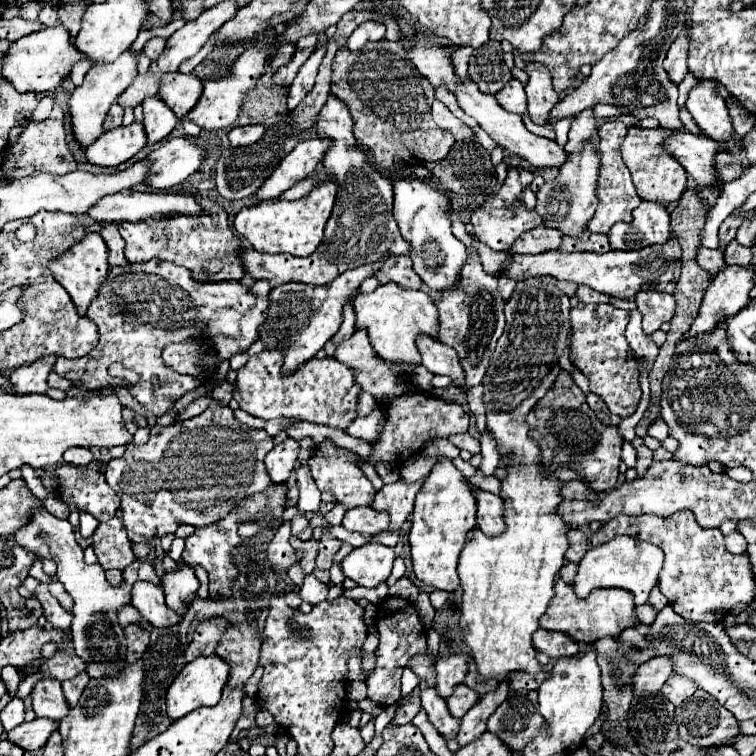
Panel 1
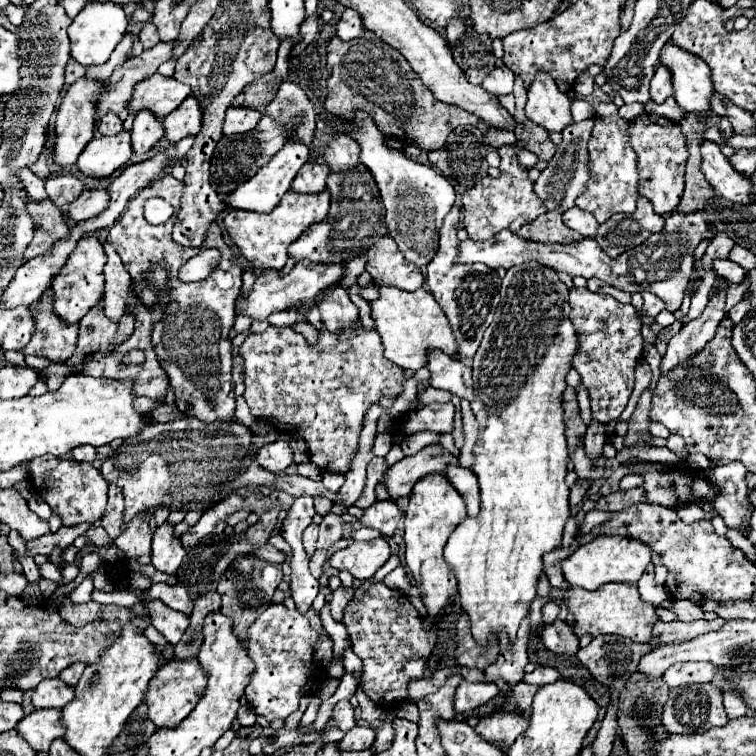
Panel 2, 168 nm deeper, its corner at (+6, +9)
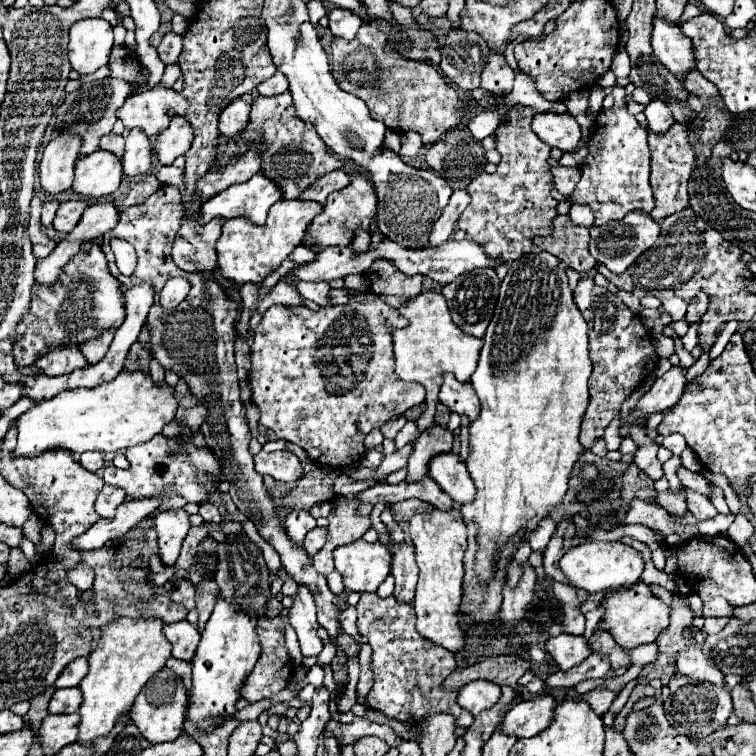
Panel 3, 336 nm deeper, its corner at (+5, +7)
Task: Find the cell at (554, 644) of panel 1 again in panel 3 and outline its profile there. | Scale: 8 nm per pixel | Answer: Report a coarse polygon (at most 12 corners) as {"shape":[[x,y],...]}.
{"shape":[[570,633],[550,637],[546,651],[562,671],[590,655],[588,641]]}

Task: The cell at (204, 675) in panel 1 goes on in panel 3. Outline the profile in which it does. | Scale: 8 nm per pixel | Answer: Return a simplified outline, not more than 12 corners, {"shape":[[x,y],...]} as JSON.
{"shape":[[164,667],[144,685],[130,719],[150,743],[184,731],[188,695]]}

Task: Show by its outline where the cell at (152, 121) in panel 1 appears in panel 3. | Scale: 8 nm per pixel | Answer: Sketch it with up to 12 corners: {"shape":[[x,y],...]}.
{"shape":[[130,131],[122,157],[124,173],[146,173],[152,141]]}

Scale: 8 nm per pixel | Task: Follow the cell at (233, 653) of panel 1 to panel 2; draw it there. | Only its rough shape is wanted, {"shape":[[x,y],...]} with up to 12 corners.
{"shape":[[237,557],[219,579],[221,613],[247,643],[267,609],[281,567]]}

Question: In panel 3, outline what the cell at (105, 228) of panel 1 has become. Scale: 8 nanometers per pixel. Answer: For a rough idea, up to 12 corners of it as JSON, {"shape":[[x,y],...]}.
{"shape":[[116,329],[102,331],[80,347],[88,363],[98,363],[108,351]]}

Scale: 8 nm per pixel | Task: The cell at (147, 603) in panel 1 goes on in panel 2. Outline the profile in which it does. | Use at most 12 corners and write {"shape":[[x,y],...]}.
{"shape":[[145,601],[151,625],[177,645],[189,617],[161,601]]}

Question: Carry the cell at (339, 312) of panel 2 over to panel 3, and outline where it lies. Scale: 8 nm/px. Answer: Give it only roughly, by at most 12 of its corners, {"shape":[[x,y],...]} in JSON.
{"shape":[[298,283],[298,291],[318,303],[330,307],[328,283]]}

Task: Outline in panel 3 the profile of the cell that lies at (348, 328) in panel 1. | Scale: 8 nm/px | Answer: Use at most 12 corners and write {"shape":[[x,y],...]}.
{"shape":[[358,231],[352,239],[354,253],[368,251],[370,233]]}

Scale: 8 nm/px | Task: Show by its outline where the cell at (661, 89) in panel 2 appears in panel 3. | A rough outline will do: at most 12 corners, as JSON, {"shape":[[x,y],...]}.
{"shape":[[652,99],[644,115],[656,133],[674,123],[668,103]]}

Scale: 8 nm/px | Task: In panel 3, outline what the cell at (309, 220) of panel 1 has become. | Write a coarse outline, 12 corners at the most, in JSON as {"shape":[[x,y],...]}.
{"shape":[[280,199],[264,225],[224,221],[222,275],[262,283],[302,243],[316,201]]}

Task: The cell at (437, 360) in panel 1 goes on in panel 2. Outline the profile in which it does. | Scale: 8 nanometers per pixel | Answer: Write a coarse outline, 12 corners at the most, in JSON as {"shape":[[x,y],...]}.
{"shape":[[431,351],[429,383],[473,401],[471,369]]}

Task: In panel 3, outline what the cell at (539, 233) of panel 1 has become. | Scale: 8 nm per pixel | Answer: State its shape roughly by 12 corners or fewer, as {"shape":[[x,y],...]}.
{"shape":[[568,215],[554,219],[552,235],[534,245],[582,273],[596,265],[590,233]]}

